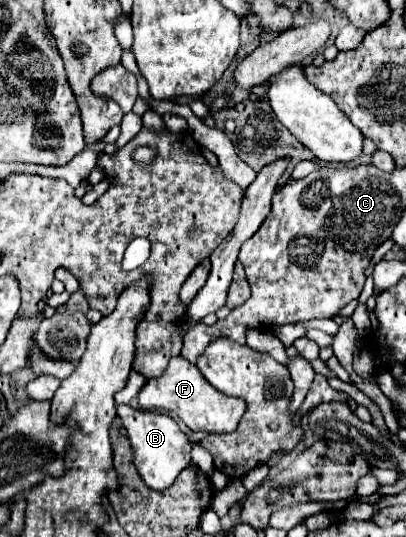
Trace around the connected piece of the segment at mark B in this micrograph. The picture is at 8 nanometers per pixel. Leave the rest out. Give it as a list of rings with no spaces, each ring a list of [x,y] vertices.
[[[116,405],[116,415],[122,421],[132,451],[134,451],[134,465],[142,477],[142,481],[156,491],[162,491],[174,483],[182,469],[190,463],[190,441],[180,431],[178,423],[170,415],[160,415],[152,411],[134,409],[130,405]]]

